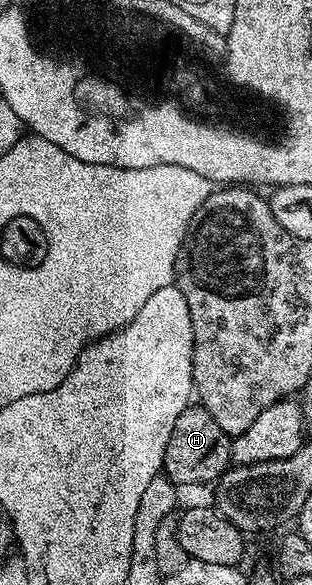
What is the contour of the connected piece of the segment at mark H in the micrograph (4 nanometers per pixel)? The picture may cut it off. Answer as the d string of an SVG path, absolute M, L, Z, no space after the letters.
M188 406L179 415L177 422L173 422L173 434L169 434L169 442L165 446L162 471L176 486L210 485L232 467L231 441L232 437L227 436L221 426L217 426L209 410L201 406Z

